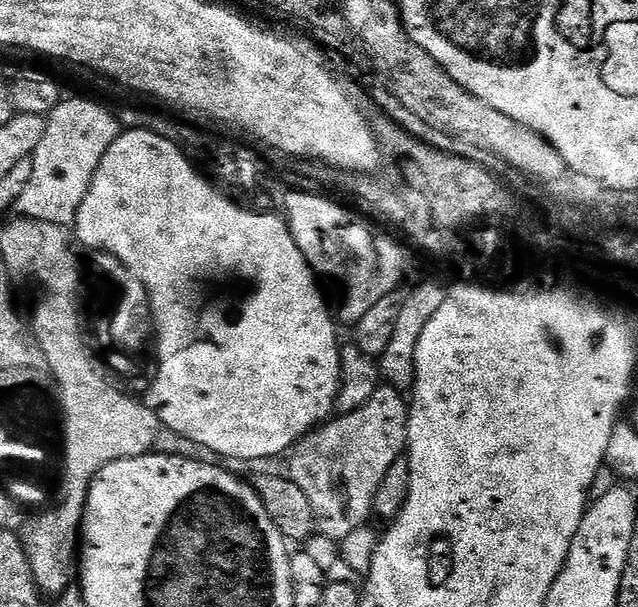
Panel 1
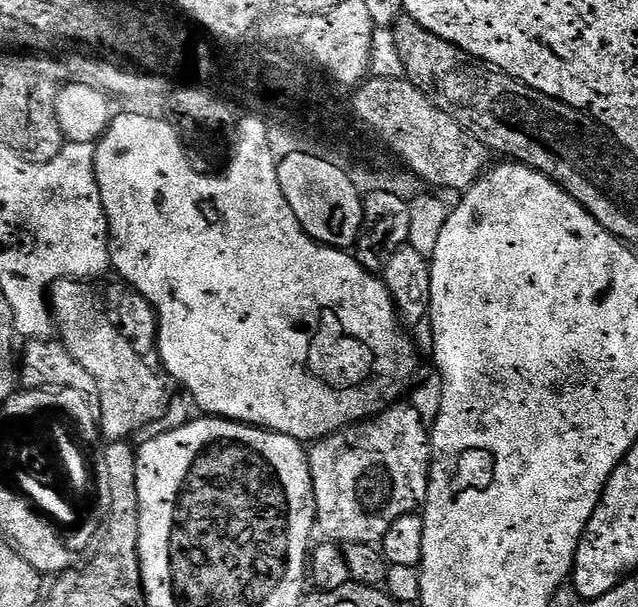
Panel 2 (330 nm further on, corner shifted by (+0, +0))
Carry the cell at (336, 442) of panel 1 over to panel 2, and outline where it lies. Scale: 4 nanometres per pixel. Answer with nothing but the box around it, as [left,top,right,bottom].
[307,402,432,544]

